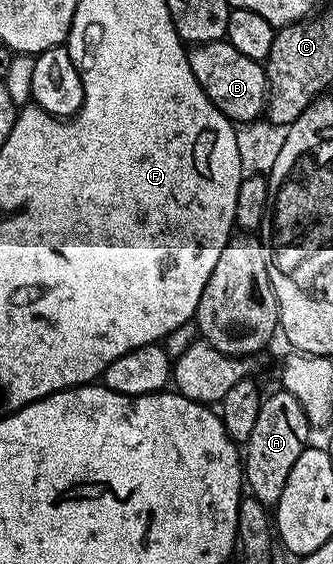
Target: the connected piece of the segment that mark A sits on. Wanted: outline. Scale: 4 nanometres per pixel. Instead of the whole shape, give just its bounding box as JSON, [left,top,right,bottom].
[243,389,311,507]

